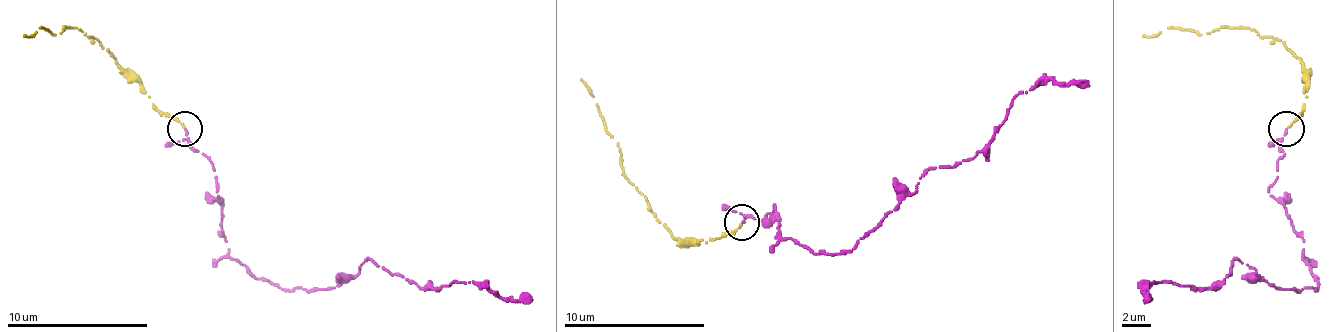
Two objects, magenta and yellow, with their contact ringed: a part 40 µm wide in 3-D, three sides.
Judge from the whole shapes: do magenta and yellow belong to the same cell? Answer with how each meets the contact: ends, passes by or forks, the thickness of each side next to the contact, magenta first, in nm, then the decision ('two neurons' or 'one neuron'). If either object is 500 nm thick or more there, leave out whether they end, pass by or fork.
magenta passes by; yellow ends there; 130 nm thick on the magenta side, 170 nm on the other; one neuron

